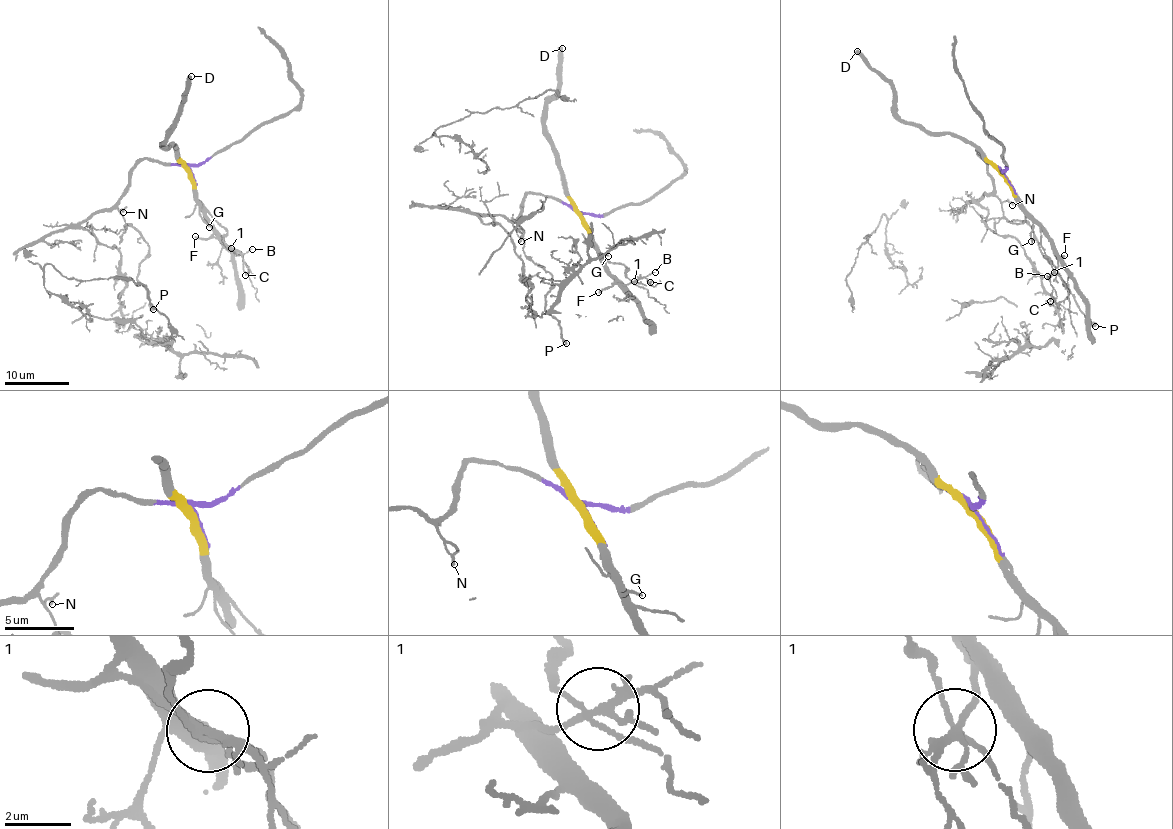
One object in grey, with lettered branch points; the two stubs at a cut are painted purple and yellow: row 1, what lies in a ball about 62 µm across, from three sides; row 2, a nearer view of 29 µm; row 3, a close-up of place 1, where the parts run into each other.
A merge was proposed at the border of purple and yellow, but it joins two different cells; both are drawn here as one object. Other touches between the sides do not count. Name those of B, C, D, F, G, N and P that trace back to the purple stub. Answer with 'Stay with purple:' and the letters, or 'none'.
Stay with purple: N, P

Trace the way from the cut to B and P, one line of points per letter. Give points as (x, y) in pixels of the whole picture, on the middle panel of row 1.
B: (582, 217), (591, 243), (619, 283), (627, 285), (655, 272)
P: (582, 217), (552, 197), (531, 193), (513, 225), (524, 240), (522, 251), (552, 275), (545, 310), (566, 343)

